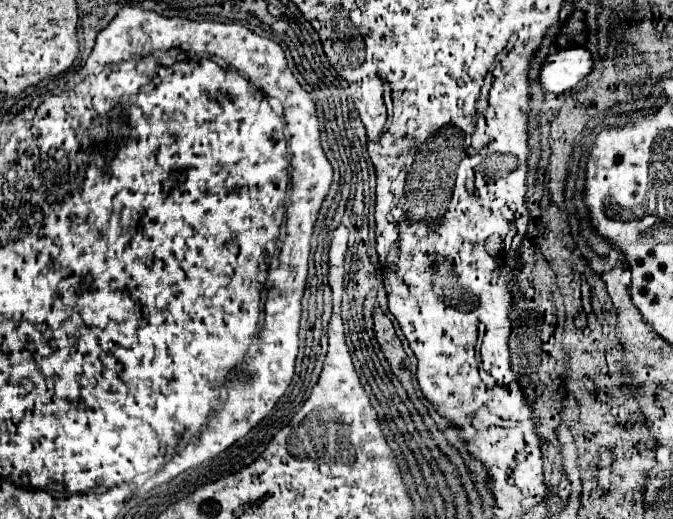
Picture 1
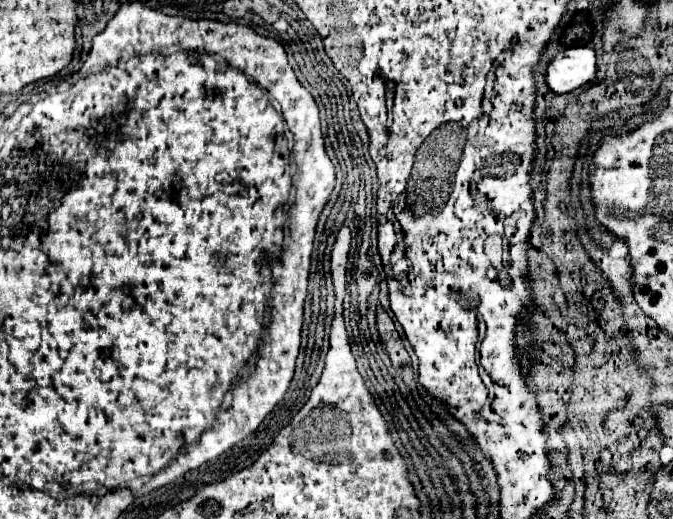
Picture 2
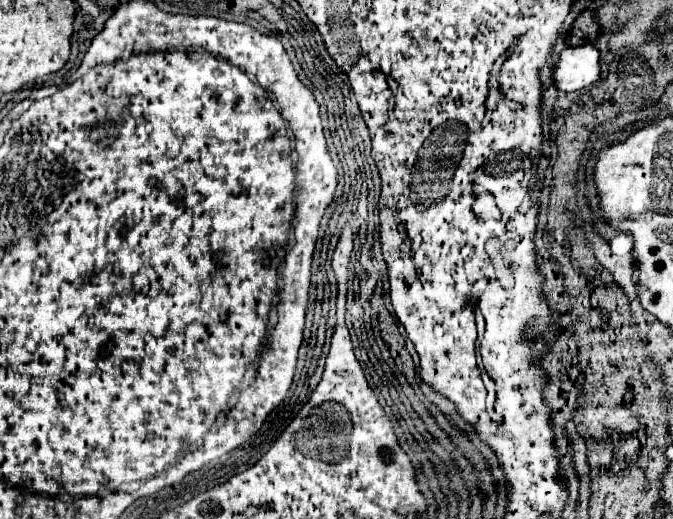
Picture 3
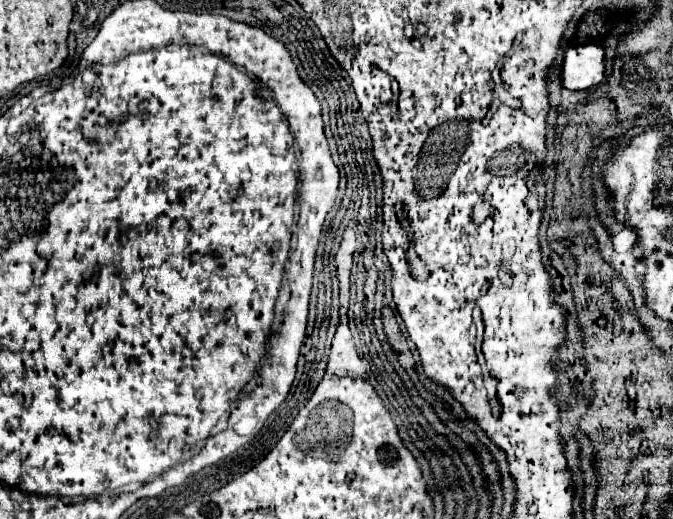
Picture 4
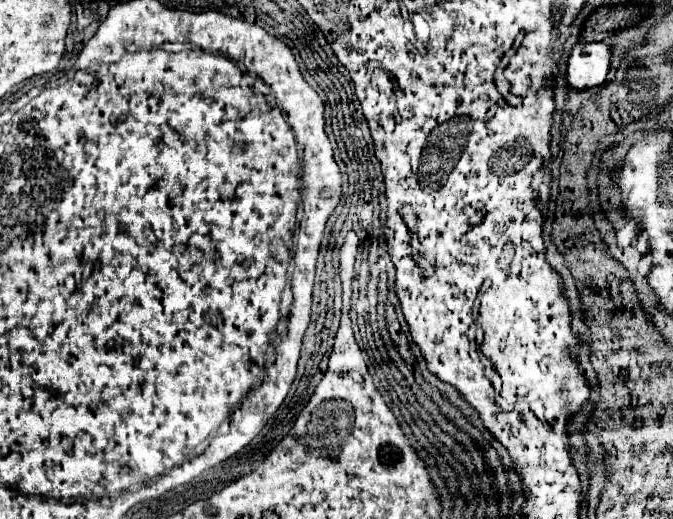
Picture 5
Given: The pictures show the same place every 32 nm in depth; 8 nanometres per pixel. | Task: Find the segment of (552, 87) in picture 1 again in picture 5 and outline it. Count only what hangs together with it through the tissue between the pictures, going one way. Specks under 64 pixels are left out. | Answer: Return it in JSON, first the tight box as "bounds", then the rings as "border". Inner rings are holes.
{"bounds":[568,42,612,90],"border":[[[606,42],[578,44],[568,58],[568,84],[576,90],[604,84],[608,78],[608,52],[612,52],[612,46]]]}

